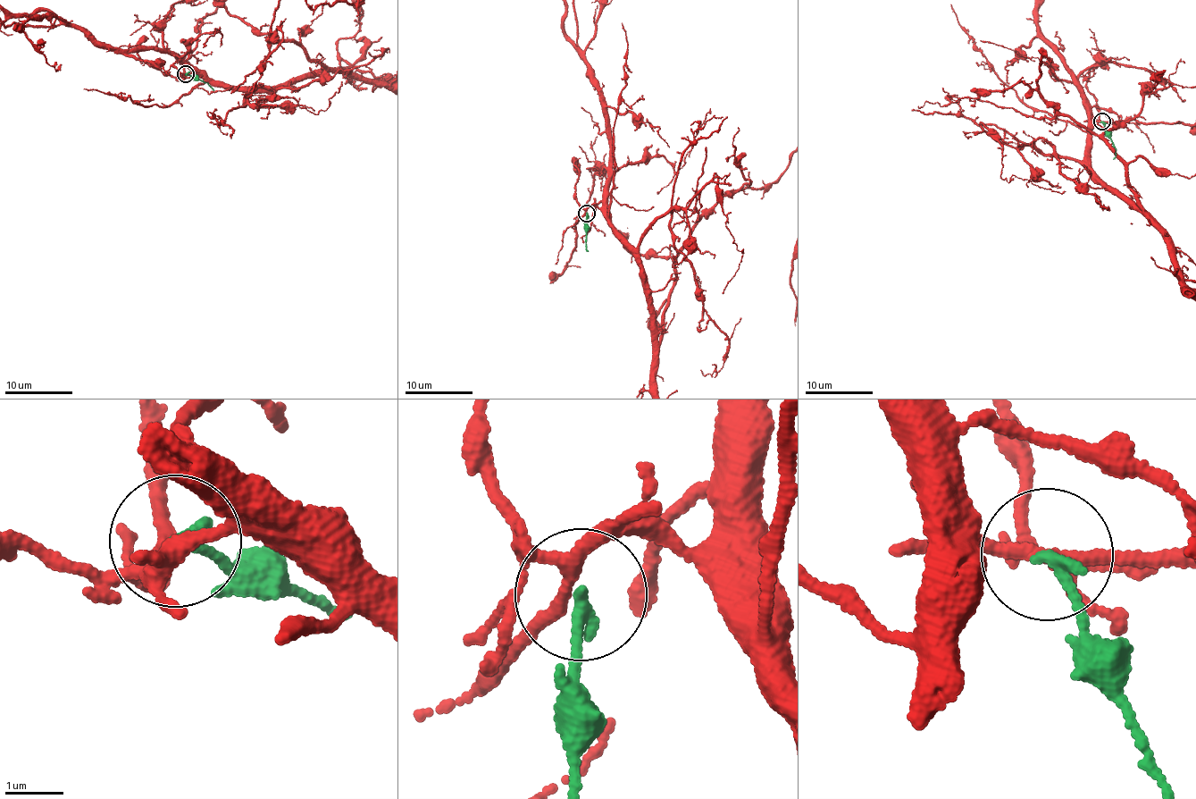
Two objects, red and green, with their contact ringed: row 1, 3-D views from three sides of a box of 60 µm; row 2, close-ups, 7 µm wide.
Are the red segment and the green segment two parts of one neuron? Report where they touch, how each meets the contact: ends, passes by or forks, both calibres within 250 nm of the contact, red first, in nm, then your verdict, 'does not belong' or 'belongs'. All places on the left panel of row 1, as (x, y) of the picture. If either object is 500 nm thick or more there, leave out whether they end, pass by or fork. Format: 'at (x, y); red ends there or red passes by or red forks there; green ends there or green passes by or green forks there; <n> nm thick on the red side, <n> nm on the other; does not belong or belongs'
at (186, 74); red forks there; green ends there; 180 nm thick on the red side, 200 nm on the other; does not belong

